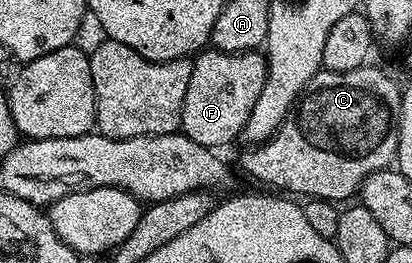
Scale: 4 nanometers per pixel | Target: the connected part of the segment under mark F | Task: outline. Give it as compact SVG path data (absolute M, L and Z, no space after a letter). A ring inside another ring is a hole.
M203 49L193 56L192 59L192 78L188 80L188 93L184 93L184 109L182 110L181 134L187 135L196 145L204 145L211 149L222 149L225 143L230 143L233 139L237 140L244 129L244 121L248 121L252 108L256 105L256 100L260 98L260 89L264 89L266 80L266 57L261 50L257 51L216 51L213 49Z

